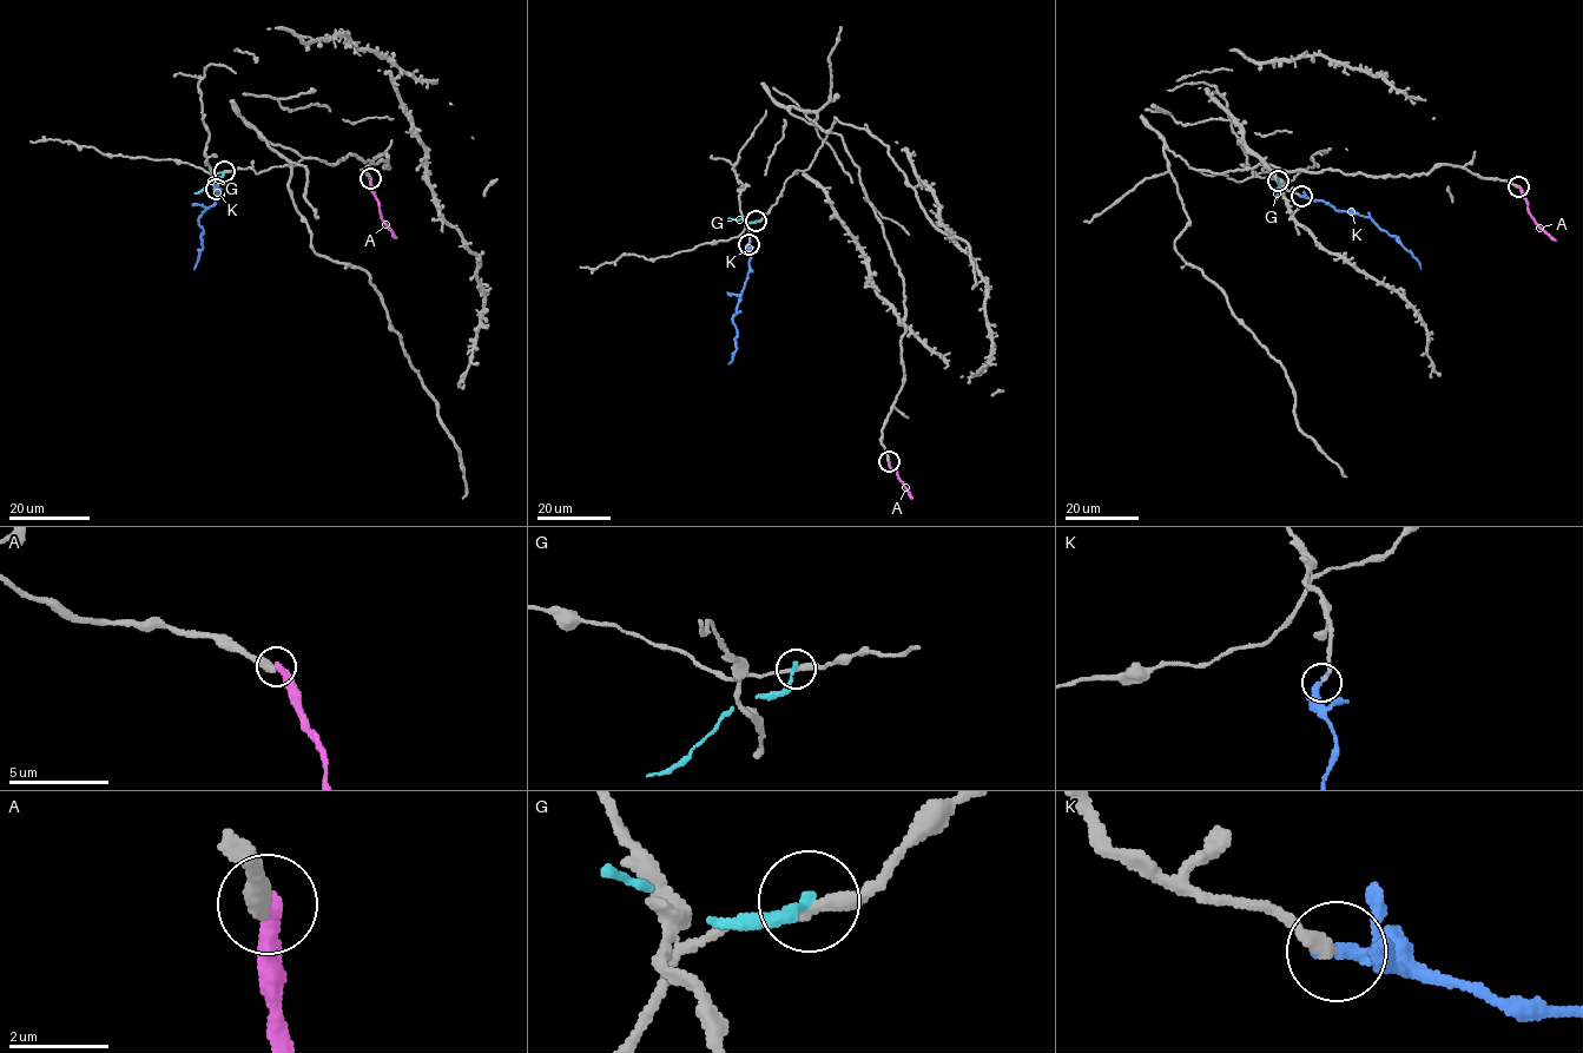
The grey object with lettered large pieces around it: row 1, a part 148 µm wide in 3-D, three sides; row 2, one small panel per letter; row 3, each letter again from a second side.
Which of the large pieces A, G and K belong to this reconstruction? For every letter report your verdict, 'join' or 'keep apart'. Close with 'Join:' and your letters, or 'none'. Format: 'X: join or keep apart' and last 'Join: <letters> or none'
A: join
G: keep apart
K: join
Join: A, K

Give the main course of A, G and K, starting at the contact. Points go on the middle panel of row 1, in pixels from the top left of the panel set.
A: (889, 461), (912, 498)
G: (756, 221), (729, 217)
K: (747, 244), (750, 270), (732, 317), (736, 351), (727, 363)

